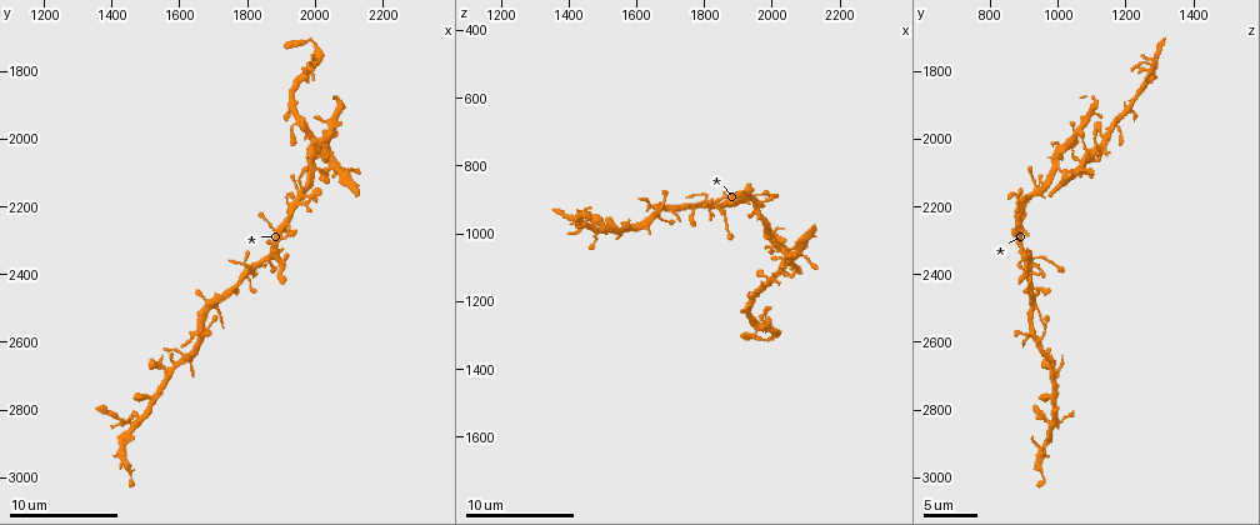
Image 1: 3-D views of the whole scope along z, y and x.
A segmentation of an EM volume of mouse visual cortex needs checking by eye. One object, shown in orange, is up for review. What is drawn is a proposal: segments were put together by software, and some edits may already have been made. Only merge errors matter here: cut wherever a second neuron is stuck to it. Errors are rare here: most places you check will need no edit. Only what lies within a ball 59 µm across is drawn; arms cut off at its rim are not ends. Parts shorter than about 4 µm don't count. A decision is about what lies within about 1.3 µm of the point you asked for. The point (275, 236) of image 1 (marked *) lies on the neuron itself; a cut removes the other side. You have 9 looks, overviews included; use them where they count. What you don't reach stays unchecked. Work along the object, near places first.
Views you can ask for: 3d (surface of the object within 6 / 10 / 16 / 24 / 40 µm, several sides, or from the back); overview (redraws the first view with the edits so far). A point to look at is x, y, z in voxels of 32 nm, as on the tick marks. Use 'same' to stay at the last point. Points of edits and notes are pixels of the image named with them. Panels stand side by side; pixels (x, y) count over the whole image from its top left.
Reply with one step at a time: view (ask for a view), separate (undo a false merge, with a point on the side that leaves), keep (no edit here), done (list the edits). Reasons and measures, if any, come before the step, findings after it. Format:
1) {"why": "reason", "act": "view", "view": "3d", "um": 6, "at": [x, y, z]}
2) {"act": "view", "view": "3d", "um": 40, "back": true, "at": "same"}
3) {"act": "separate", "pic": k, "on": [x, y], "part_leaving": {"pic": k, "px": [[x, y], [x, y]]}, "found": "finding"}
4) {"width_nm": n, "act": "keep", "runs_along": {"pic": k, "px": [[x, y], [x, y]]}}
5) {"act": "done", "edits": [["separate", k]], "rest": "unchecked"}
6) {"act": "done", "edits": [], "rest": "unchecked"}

{"why": "three-way junction", "act": "view", "view": "3d", "um": 10, "at": [1680, 2520, 910]}

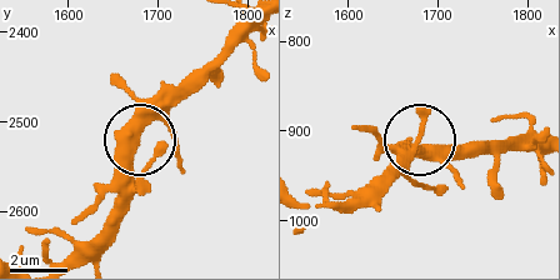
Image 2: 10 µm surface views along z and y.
{"width_nm": 370, "act": "keep", "found": "one neuron here"}

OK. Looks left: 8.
{"why": "arms run side by side", "act": "view", "view": "3d", "um": 6, "at": [1610, 2660, 970]}

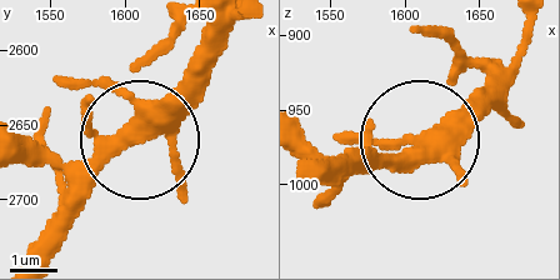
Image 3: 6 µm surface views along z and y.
{"act": "keep", "found": "continuous, no second neuron"}

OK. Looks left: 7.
{"why": "looks like a crossing", "act": "view", "view": "3d", "um": 10, "at": [1870, 2350, 910]}

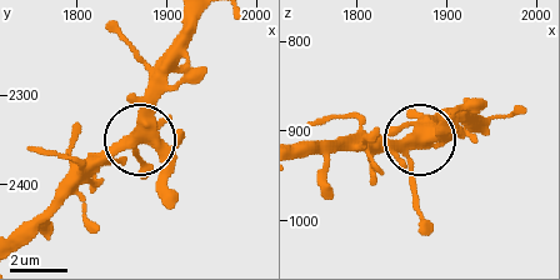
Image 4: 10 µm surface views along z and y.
{"act": "view", "view": "3d", "um": 10, "back": true, "at": [1875, 2350, 910]}

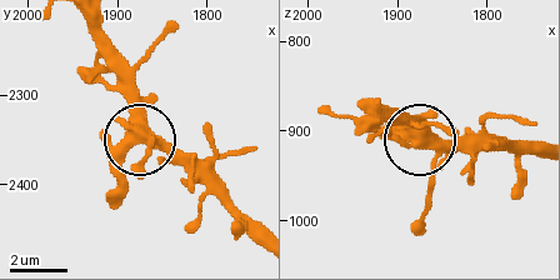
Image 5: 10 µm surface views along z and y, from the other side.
{"width_nm": 430, "act": "keep", "runs_along": {"pic": 5, "px": [[133, 86], [135, 141], [124, 178], [106, 196]]}, "found": "all the same neuron"}

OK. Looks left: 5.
{"why": "small branch off a trunk", "act": "view", "view": "3d", "um": 10, "at": [1450, 2840, 980]}

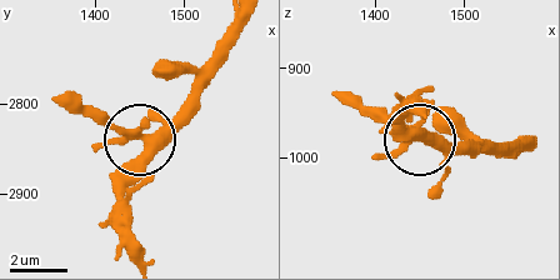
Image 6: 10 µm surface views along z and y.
{"why": "from behind", "act": "view", "view": "3d", "um": 10, "back": true, "at": [1465, 2850, 980]}

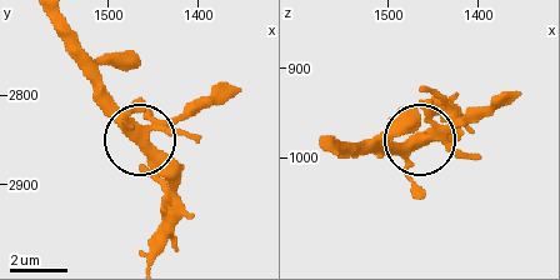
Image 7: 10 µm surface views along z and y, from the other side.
{"width_nm": 380, "act": "keep", "runs_along": {"pic": 7, "px": [[323, 143], [404, 145], [440, 135], [466, 111]]}, "found": "one neuron here"}

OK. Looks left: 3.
{"act": "done", "edits": [], "rest": "unchecked"}

